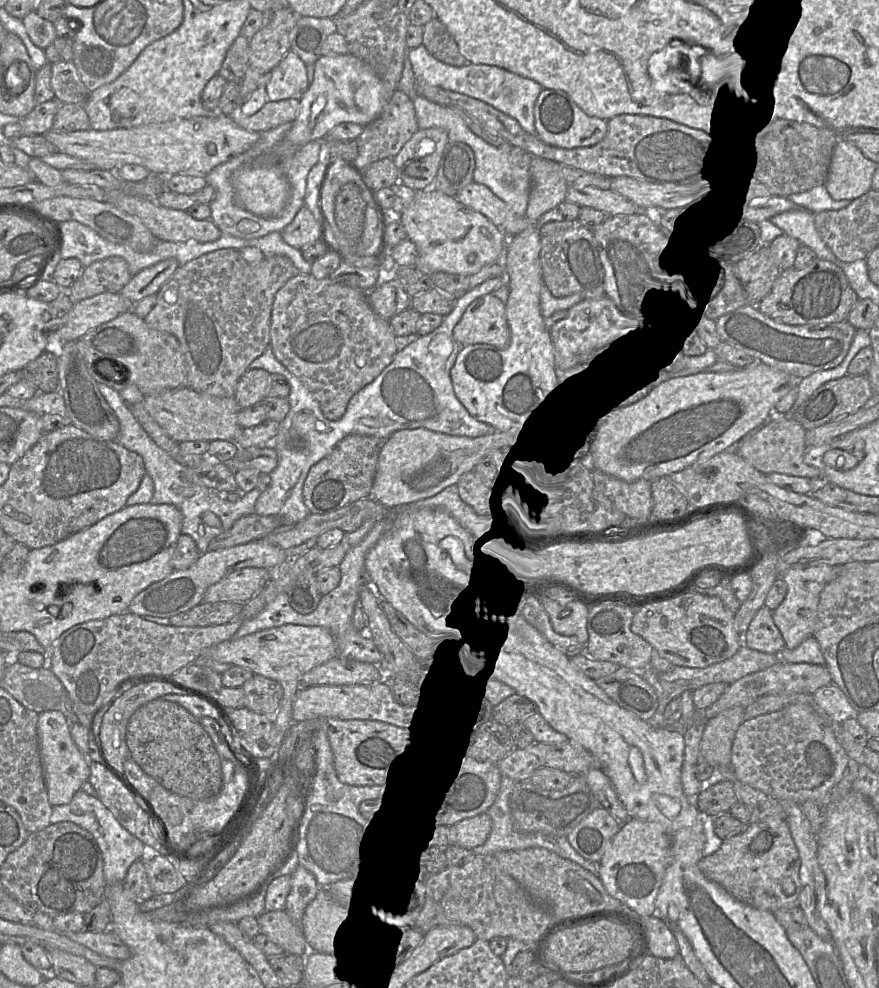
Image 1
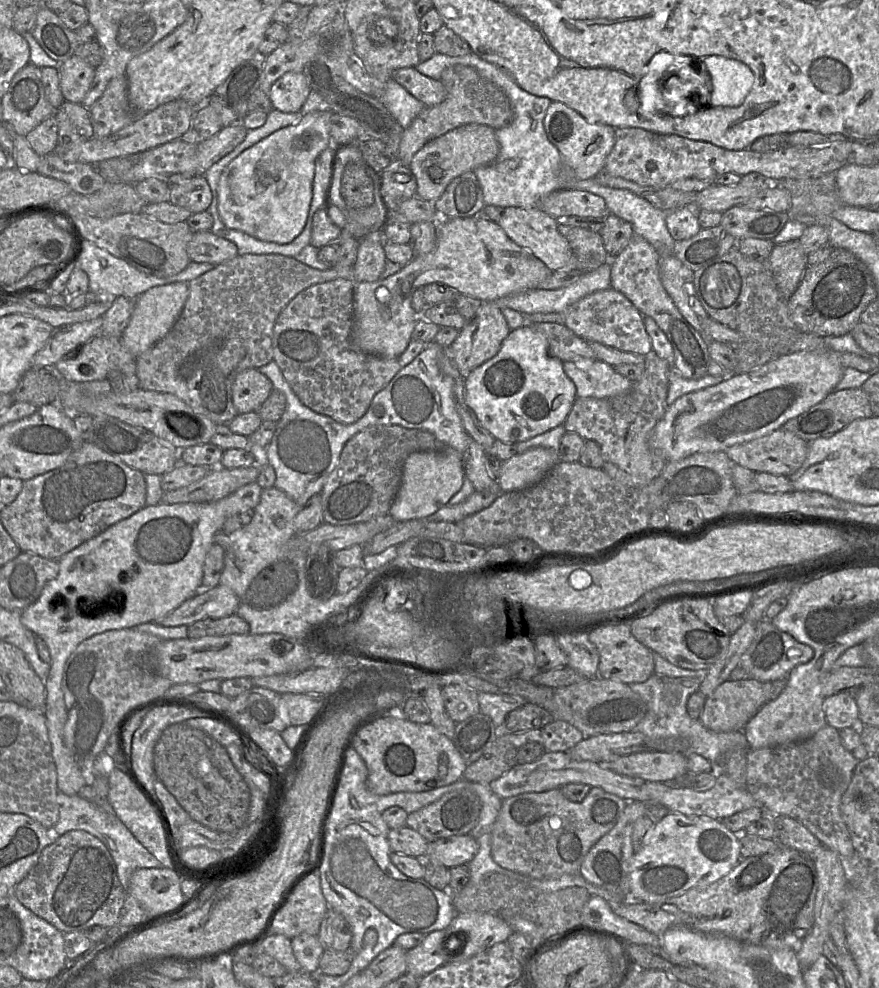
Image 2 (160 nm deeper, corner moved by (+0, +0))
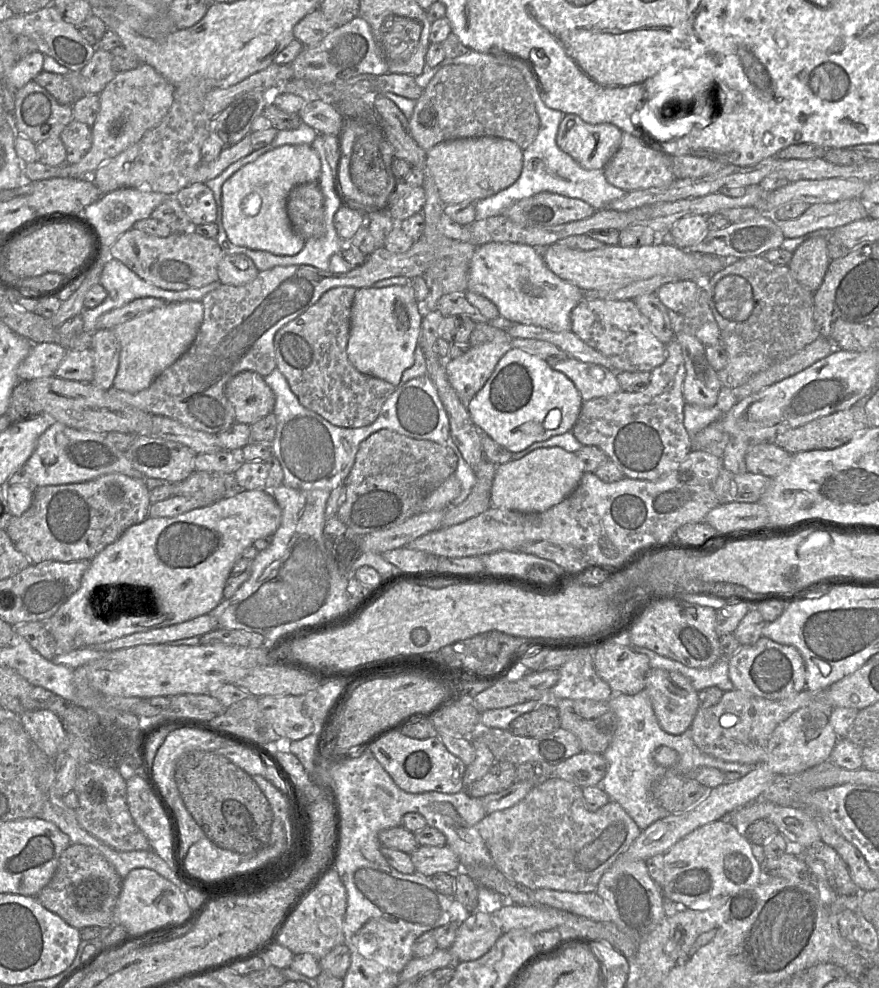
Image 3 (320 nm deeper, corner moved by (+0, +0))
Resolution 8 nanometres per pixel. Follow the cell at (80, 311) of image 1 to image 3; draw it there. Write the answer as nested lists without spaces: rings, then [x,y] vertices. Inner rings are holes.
[[[55,342],[33,344],[29,355],[17,368],[19,380],[31,381],[55,375],[55,371],[68,353],[68,349]]]

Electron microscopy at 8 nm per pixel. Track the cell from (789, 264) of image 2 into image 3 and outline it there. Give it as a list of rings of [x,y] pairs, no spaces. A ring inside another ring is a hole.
[[[812,237],[794,252],[788,265],[793,277],[813,293],[821,286],[831,259],[828,254],[828,238]]]

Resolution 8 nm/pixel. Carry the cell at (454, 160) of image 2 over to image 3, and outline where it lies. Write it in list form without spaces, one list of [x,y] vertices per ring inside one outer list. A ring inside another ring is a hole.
[[[491,136],[441,142],[426,151],[429,169],[443,203],[476,203],[514,184],[523,168],[523,149],[514,141]]]

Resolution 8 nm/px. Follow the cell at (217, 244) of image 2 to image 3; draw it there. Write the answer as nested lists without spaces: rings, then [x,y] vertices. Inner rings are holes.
[[[245,254],[224,255],[218,265],[221,284],[241,286],[253,281],[259,270]]]

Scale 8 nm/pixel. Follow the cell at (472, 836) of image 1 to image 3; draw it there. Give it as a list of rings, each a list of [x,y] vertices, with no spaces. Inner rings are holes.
[[[447,845],[419,846],[410,857],[416,872],[427,877],[436,873],[455,874],[461,870],[458,856]]]

